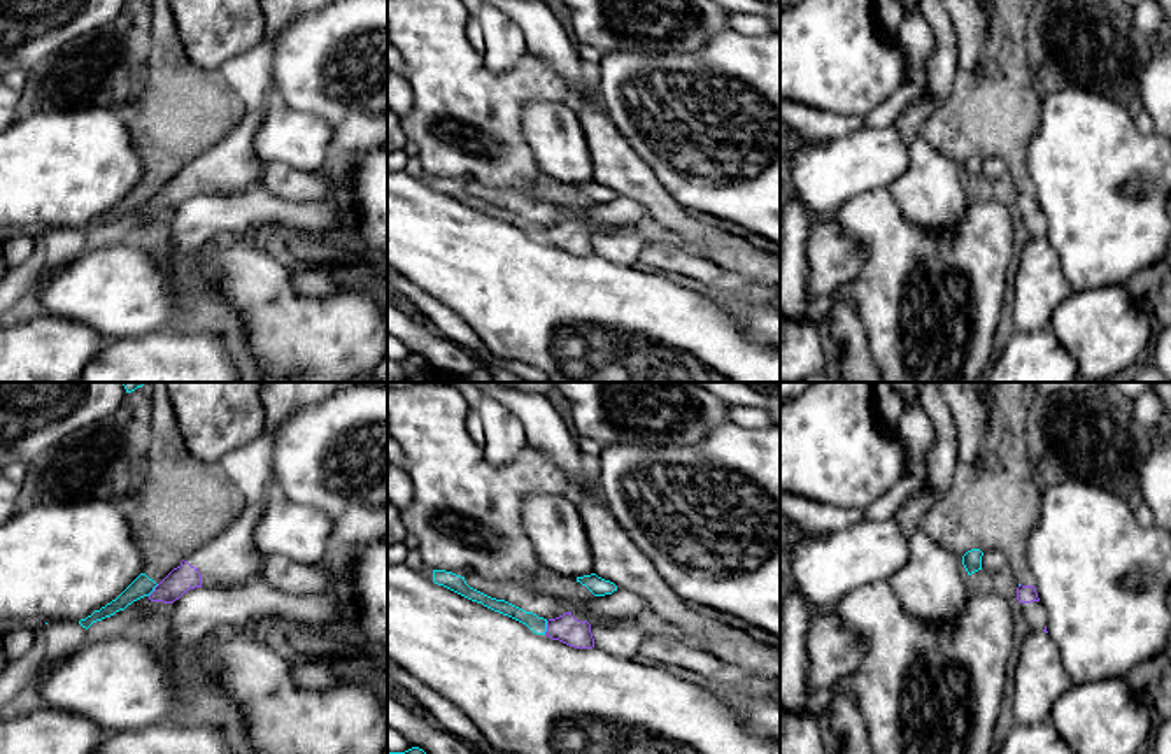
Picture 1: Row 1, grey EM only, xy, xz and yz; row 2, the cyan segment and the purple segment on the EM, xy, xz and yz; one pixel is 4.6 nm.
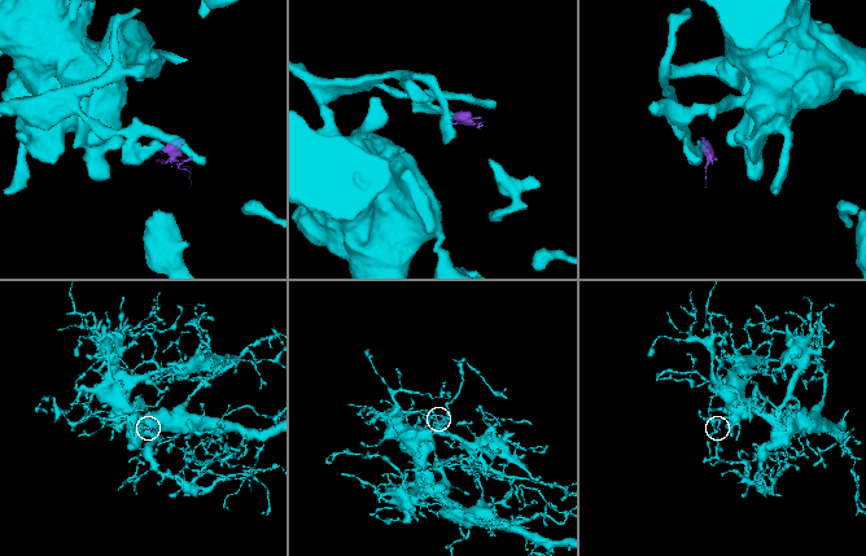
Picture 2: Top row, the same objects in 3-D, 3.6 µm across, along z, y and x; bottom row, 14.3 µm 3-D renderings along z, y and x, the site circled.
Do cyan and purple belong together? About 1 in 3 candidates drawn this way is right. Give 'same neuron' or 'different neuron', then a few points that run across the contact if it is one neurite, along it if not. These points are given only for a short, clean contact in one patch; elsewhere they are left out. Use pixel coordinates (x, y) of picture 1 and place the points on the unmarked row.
different neuron | xz (547, 228), (544, 241)

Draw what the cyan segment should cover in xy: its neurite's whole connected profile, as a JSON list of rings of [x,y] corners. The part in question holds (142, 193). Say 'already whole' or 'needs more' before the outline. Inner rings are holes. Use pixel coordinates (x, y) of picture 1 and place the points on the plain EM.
already whole; [[[140,181],[116,207],[100,217],[95,217],[86,226],[81,226],[79,231],[88,237],[93,230],[110,224],[116,219],[124,217],[133,209],[149,203],[156,193],[158,191],[153,186],[149,186],[145,181]]]

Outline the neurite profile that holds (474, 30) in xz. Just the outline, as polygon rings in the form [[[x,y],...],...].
[[[470,16],[466,23],[466,37],[472,47],[479,53],[484,54],[484,30],[480,26],[479,18]]]

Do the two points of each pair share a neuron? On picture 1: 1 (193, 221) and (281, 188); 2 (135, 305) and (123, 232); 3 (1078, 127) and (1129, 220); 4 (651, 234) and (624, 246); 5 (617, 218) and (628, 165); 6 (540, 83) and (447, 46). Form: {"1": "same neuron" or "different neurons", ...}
{"1": "different neurons", "2": "different neurons", "3": "same neuron", "4": "same neuron", "5": "different neurons", "6": "same neuron"}

